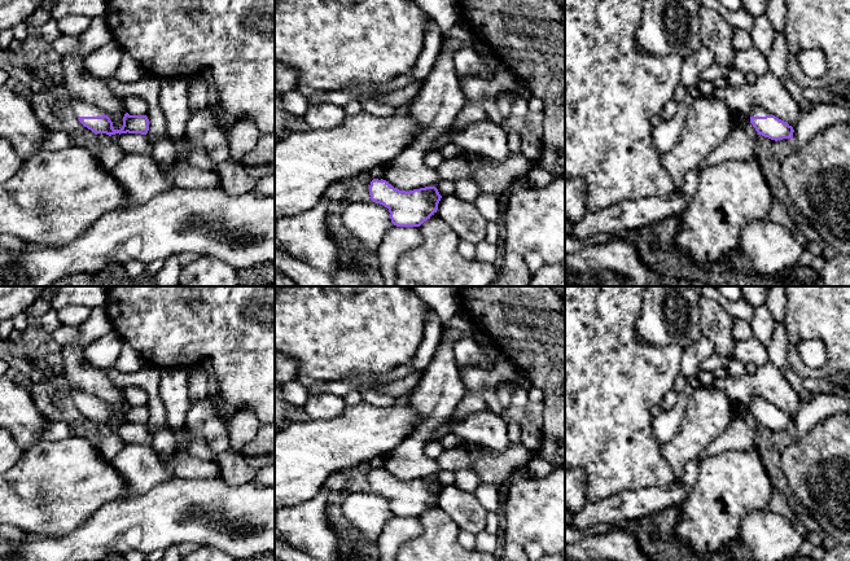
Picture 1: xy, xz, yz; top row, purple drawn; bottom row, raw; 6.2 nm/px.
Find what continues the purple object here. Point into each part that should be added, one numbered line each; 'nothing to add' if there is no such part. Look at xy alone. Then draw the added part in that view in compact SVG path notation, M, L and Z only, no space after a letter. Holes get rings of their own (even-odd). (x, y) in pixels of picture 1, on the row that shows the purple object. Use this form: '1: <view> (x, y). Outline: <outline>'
1: xy (80, 109). Outline: M80 98L69 100L74 114L79 117L102 117L104 111Z

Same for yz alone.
1: yz (757, 112). Outline: M754 108L750 115L752 117L766 117L766 115L771 115L771 113L761 108Z

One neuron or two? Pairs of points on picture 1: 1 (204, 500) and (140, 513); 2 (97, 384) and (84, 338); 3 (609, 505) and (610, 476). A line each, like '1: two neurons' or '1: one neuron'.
1: one neuron
2: one neuron
3: two neurons

